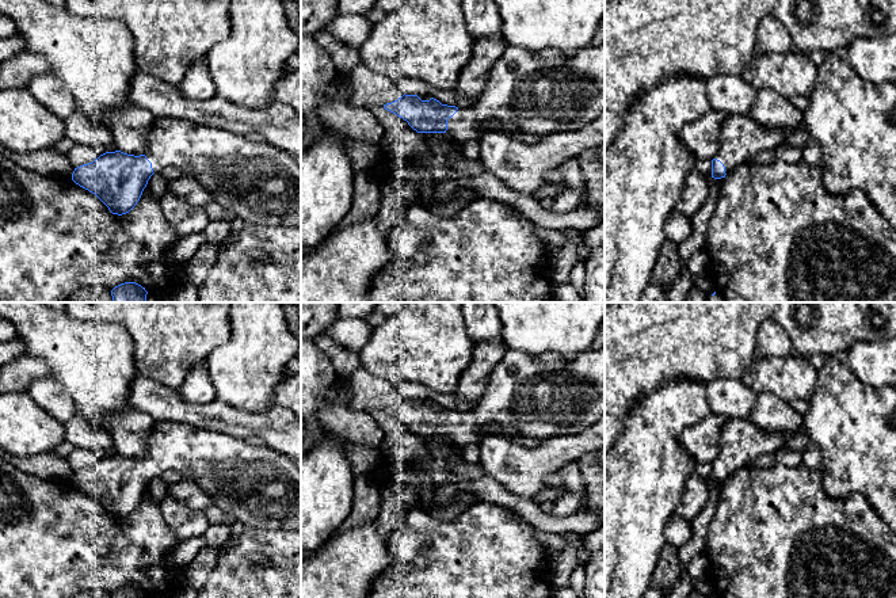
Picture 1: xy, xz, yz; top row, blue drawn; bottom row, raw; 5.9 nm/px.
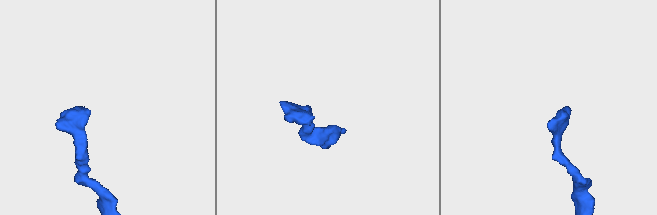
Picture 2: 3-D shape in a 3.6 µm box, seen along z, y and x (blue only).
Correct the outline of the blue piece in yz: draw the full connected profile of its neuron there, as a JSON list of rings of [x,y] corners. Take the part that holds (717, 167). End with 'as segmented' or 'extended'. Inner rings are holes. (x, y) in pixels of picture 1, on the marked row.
[[[729,115],[720,130],[712,178],[725,178],[762,151],[774,151],[797,130],[778,130],[755,123],[748,115]]]; extended

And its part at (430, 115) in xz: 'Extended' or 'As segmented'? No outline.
Extended

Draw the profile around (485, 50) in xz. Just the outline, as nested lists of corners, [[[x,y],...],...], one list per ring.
[[[478,38],[474,39],[473,53],[458,77],[454,88],[458,96],[476,99],[483,91],[485,81],[500,58],[507,43],[503,38]]]

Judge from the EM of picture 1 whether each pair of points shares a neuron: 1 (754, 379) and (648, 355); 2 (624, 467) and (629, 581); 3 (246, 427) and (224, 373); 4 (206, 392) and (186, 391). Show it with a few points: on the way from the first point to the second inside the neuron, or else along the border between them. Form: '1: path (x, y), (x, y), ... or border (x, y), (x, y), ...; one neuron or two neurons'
1: border (754, 358), (740, 379); two neurons
2: path (624, 495), (624, 552); one neuron
3: border (216, 397), (247, 411), (265, 411), (269, 408); two neurons
4: path (201, 391), (191, 391); one neuron

